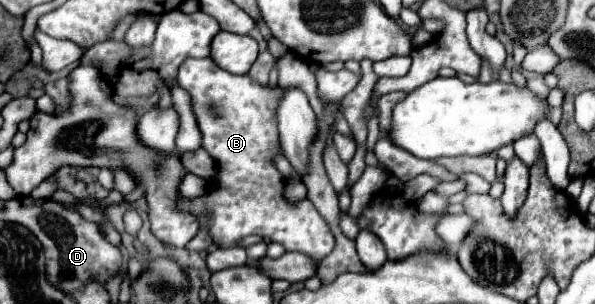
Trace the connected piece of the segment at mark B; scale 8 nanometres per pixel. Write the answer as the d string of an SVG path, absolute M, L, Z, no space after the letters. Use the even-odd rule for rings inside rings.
M210 56L184 60L178 68L178 84L192 94L194 112L202 132L202 148L218 164L218 176L204 196L182 200L180 204L198 214L200 224L208 226L212 240L222 248L236 246L240 238L258 234L284 244L290 252L302 252L314 262L324 260L334 250L334 234L330 232L330 226L310 200L294 206L284 200L284 178L272 166L272 156L280 148L274 118L280 88L268 90L248 76L224 72ZM206 208L212 210L210 222L204 220Z

